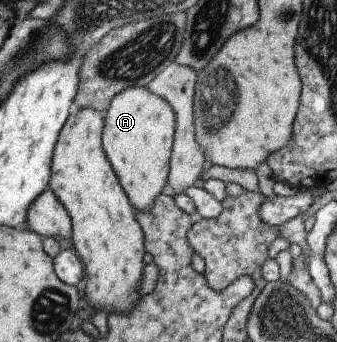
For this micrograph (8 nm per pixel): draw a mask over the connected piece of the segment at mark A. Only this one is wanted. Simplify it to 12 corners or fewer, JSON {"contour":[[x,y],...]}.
{"contour":[[145,87],[113,96],[103,152],[134,210],[166,186],[172,106]]}

